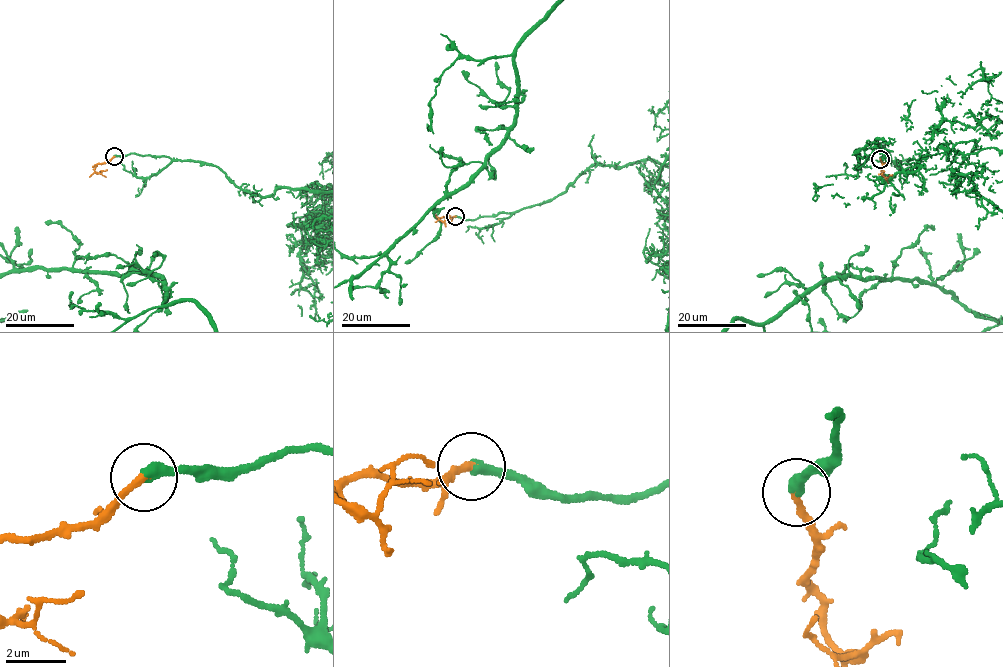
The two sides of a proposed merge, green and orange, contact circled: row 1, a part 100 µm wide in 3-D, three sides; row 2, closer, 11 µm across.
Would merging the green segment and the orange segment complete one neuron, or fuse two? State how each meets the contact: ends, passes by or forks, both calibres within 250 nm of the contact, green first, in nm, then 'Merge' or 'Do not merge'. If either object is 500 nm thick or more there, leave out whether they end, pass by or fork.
At the ring green ends. At the ring orange ends. Thickness 400 nm (green) against 240 nm. Merge

